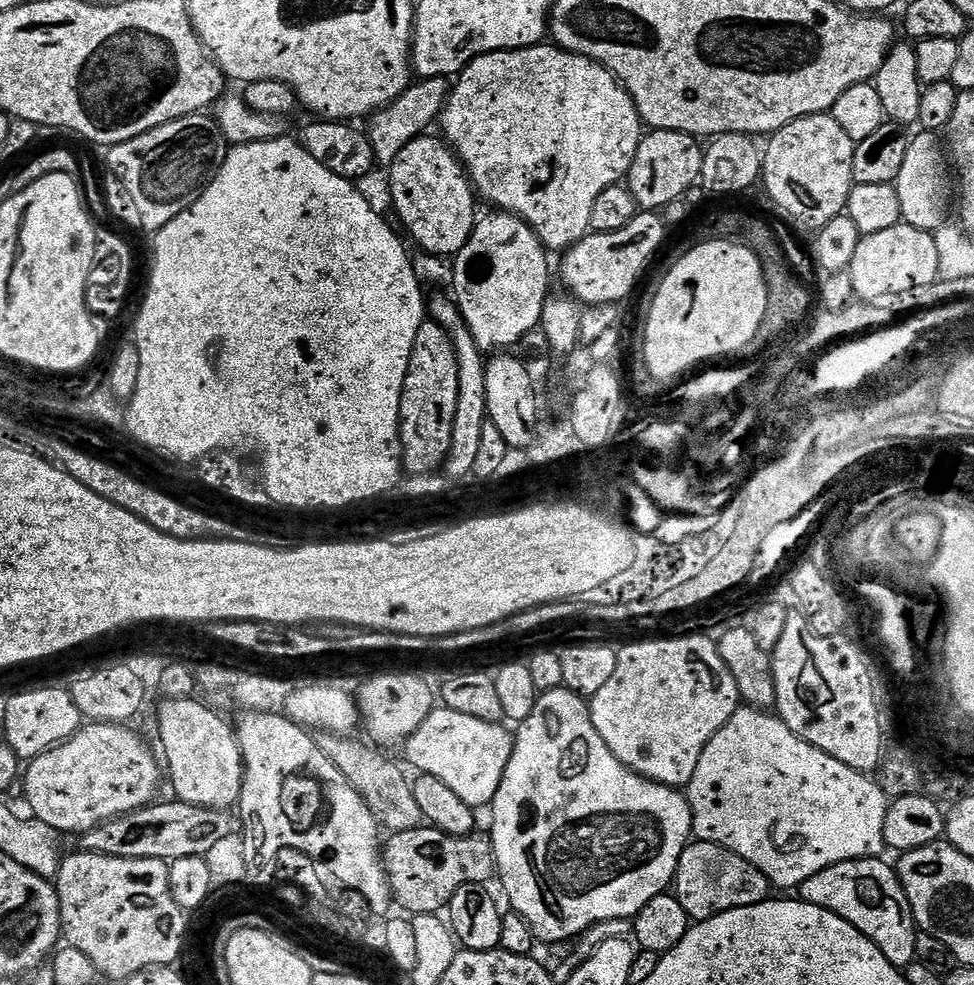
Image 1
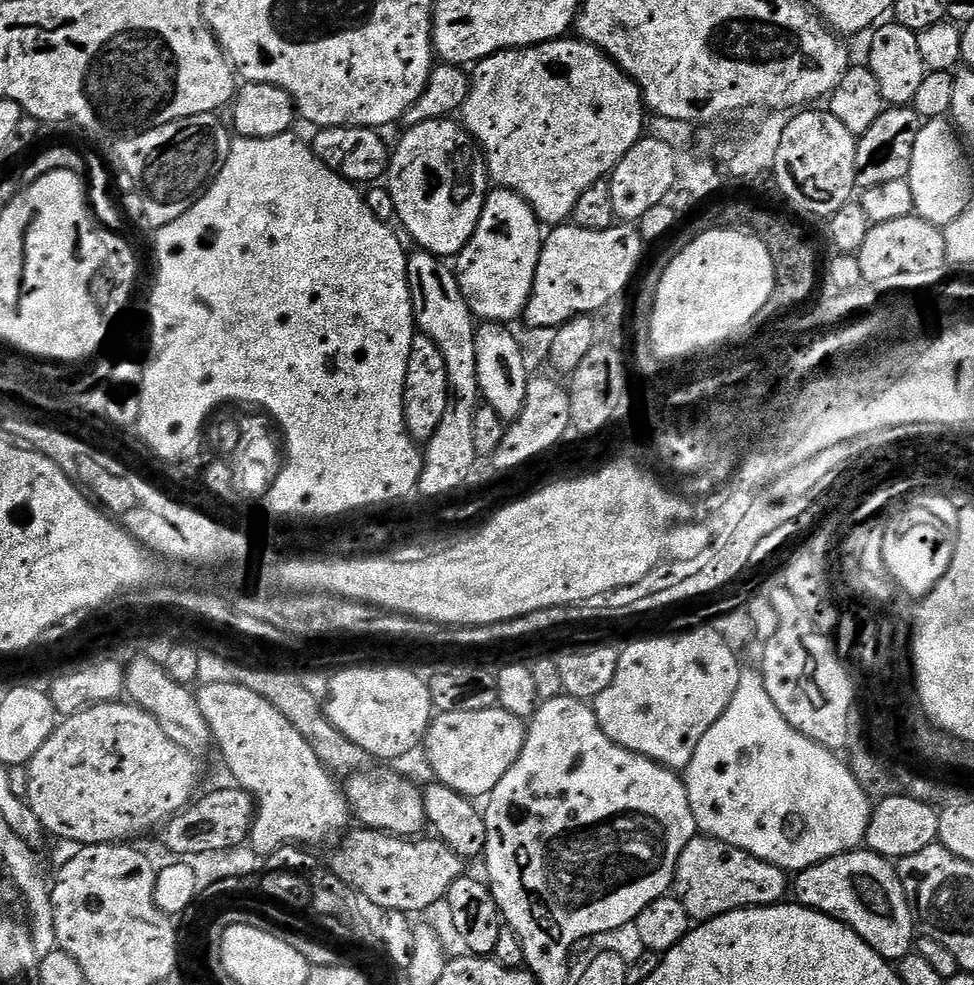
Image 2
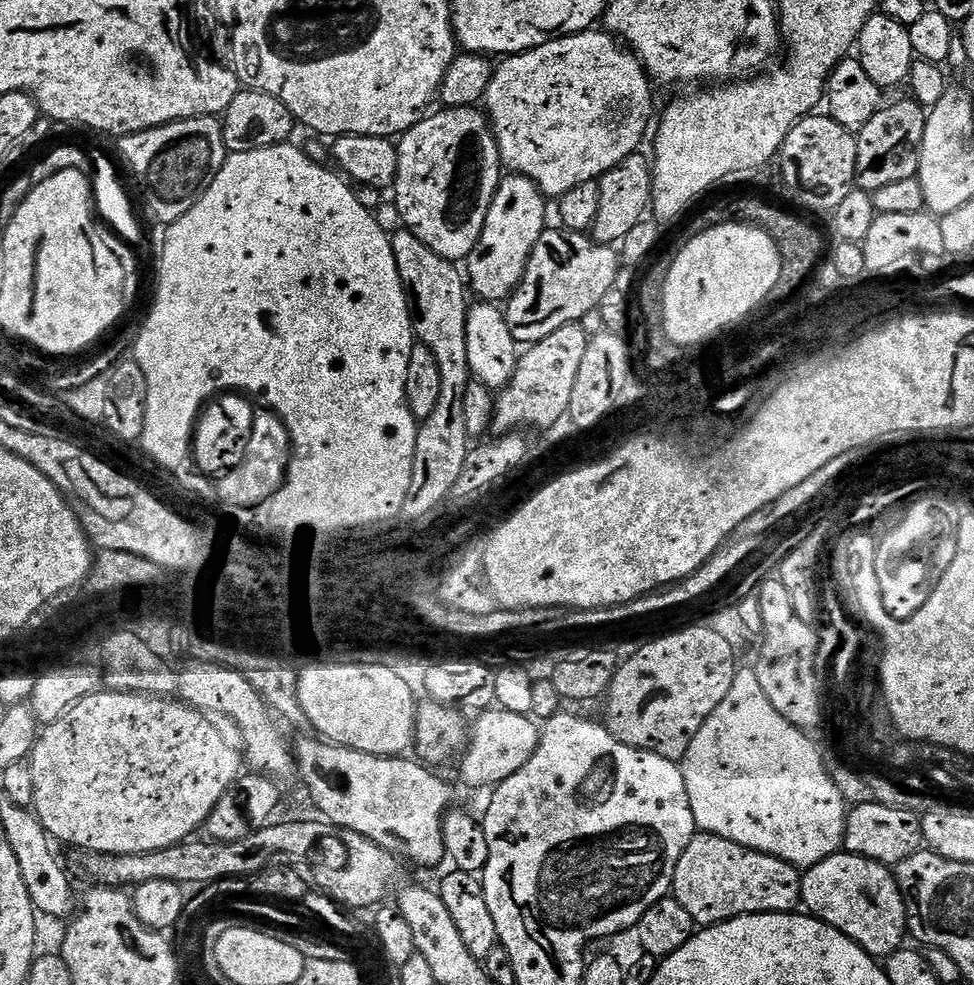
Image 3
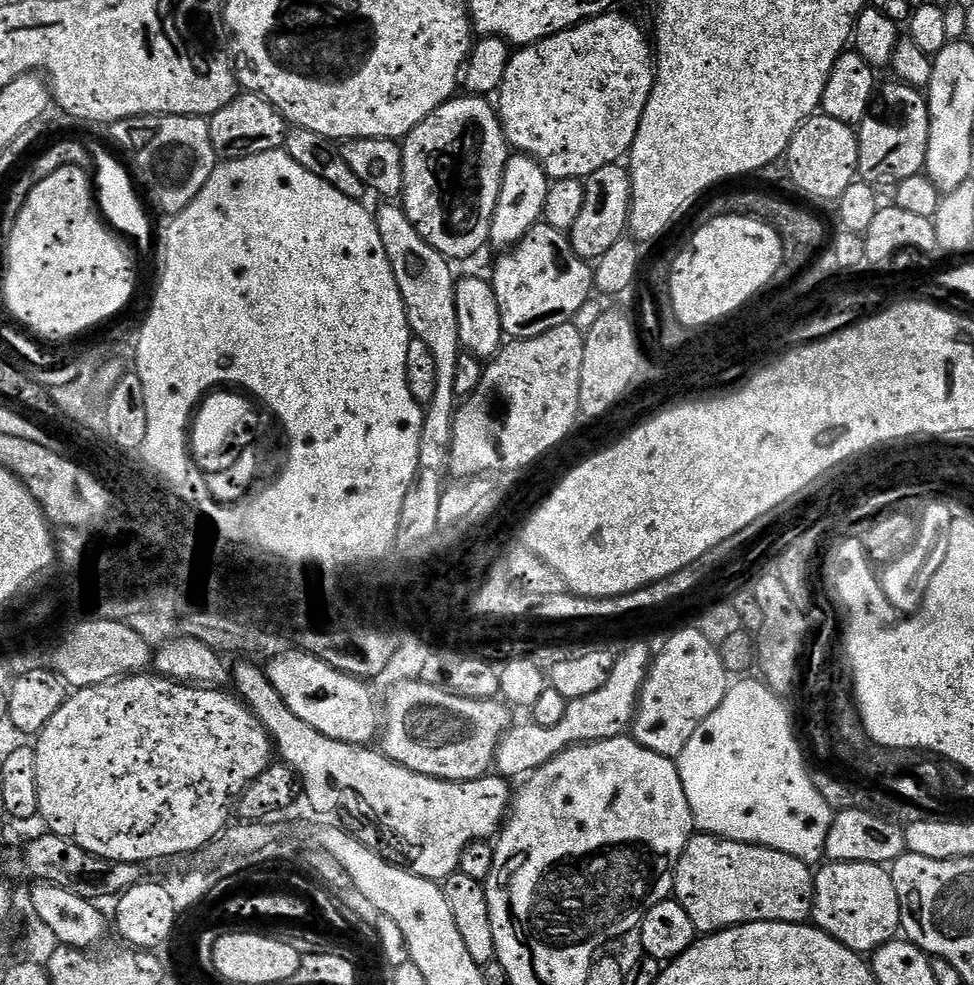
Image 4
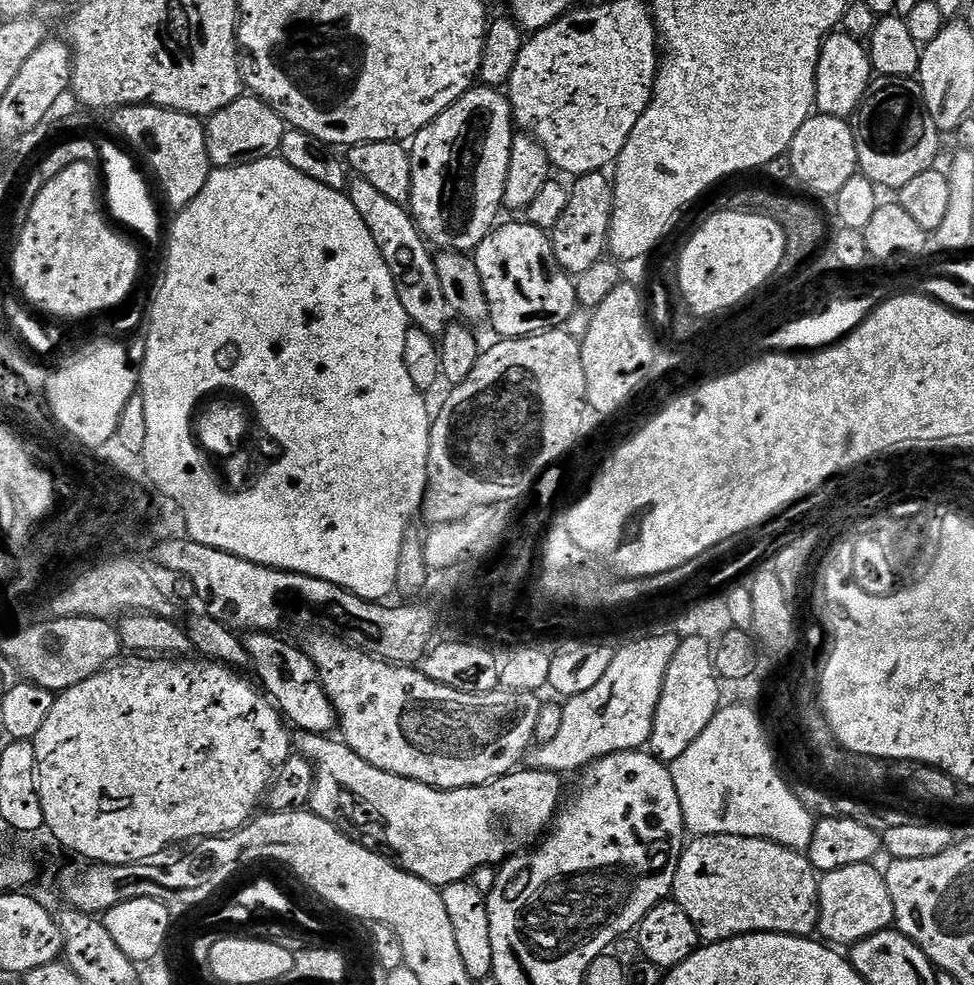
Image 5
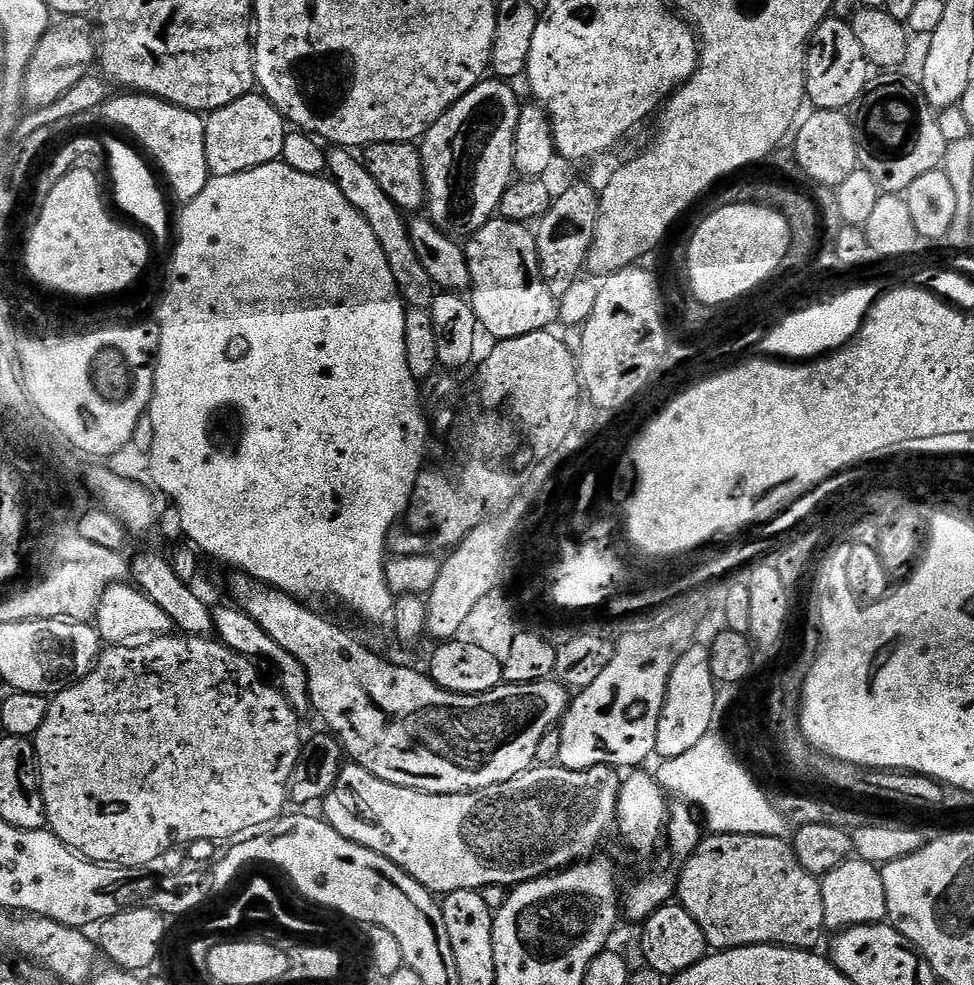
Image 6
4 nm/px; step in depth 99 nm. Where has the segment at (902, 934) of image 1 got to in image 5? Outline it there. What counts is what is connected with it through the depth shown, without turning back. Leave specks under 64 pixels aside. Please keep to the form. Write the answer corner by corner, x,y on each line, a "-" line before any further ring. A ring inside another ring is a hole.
875,863
842,866
842,870
825,872
820,876
820,926
818,936
821,941
832,946
851,946
870,938
879,932
889,931
893,927
896,915
894,902
890,898
890,890
884,881
884,872
876,869

